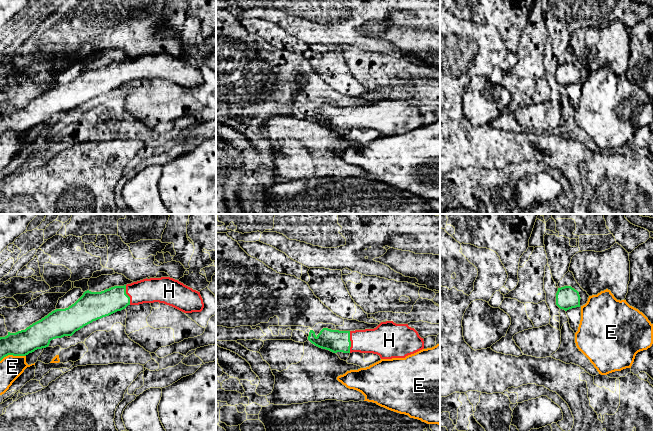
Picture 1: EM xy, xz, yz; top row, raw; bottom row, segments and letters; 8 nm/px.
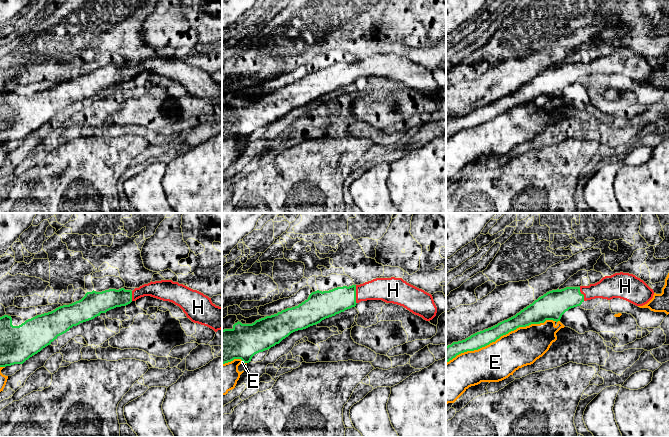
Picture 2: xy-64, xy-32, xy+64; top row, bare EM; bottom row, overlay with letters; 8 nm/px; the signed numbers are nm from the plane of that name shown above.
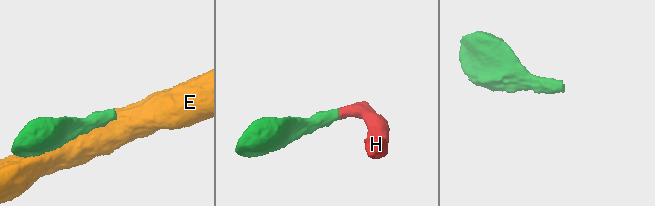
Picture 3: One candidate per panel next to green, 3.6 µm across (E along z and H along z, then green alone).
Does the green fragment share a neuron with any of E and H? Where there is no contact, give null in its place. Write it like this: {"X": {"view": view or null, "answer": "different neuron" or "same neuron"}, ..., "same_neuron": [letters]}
{"E": {"view": "xy", "answer": "different neuron"}, "H": {"view": "xz", "answer": "same neuron"}, "same_neuron": ["H"]}

